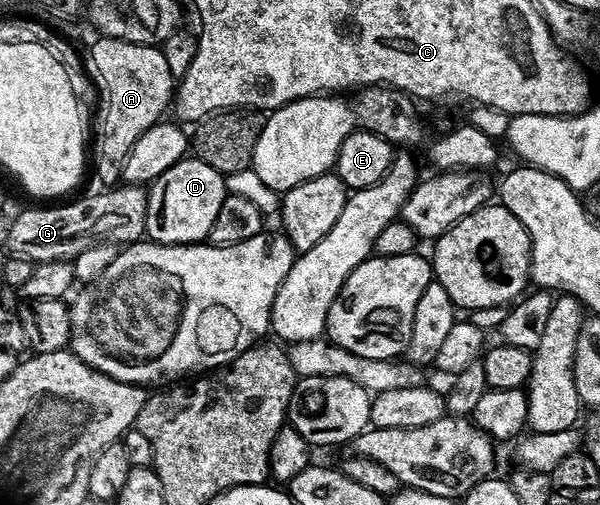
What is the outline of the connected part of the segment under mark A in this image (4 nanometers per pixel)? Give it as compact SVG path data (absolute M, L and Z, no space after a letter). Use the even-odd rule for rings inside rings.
M95 38L90 47L88 63L92 75L102 82L106 90L106 120L98 135L98 156L93 156L94 171L99 184L114 185L122 178L122 164L132 152L137 139L149 127L159 122L171 106L176 95L176 79L169 72L165 53L157 46L149 47L119 39ZM94 66L94 71L93 67Z

